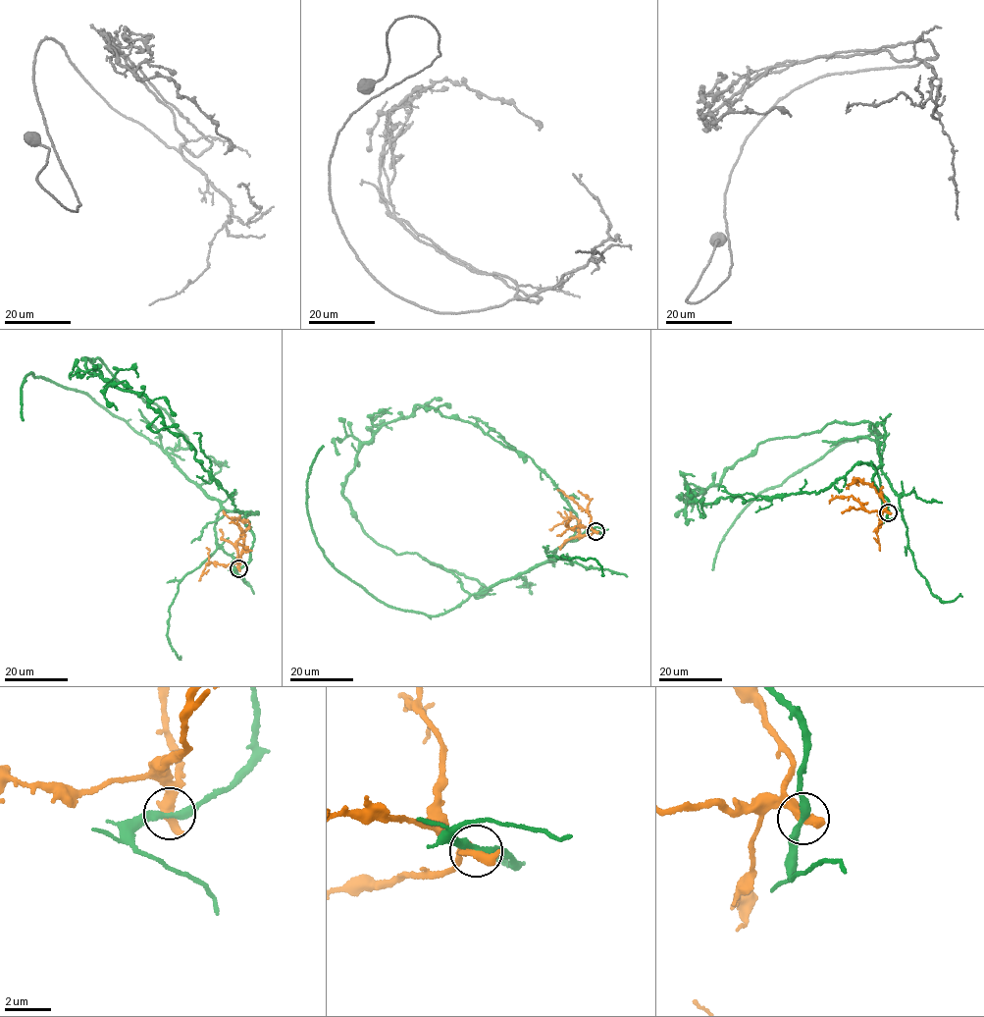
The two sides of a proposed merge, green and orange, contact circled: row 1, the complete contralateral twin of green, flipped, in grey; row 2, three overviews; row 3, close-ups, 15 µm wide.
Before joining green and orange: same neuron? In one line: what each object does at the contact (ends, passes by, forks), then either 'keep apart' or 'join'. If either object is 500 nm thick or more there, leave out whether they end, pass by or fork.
keep apart

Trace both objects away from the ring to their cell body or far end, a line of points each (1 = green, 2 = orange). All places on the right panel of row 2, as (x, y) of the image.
1: (888, 512), (870, 465), (882, 459), (881, 435), (874, 432), (767, 488), (728, 530), (712, 569)
2: (888, 512), (883, 497), (858, 479), (854, 482), (856, 484), (856, 480)

